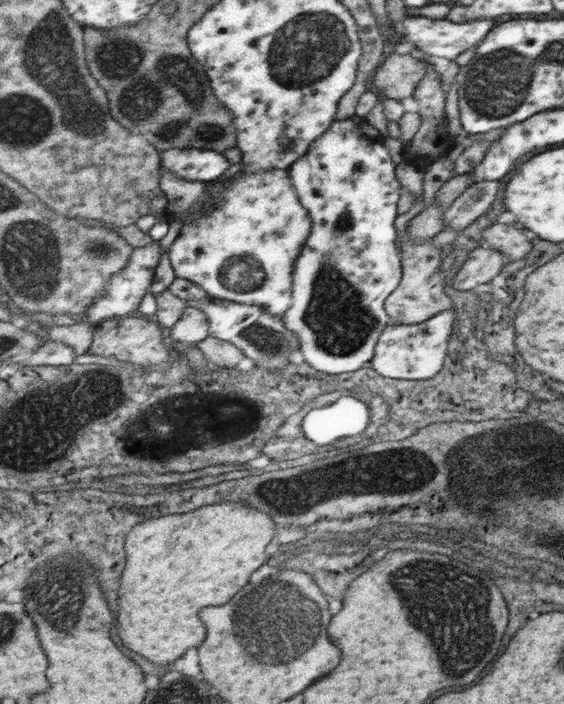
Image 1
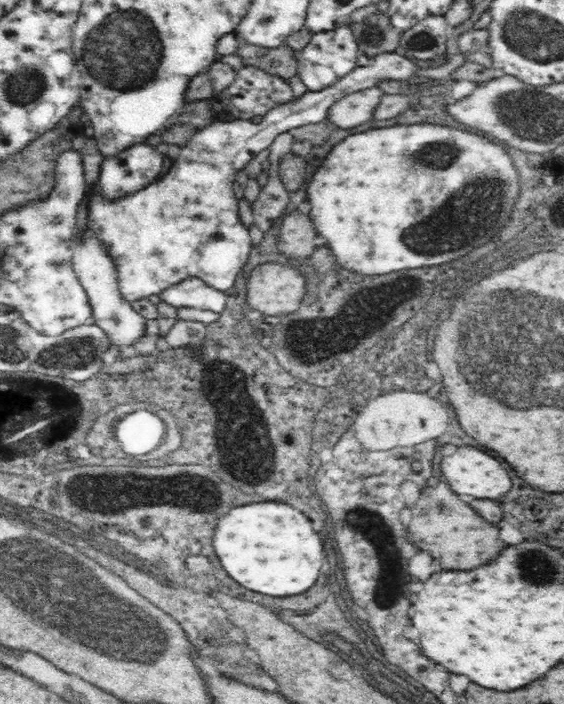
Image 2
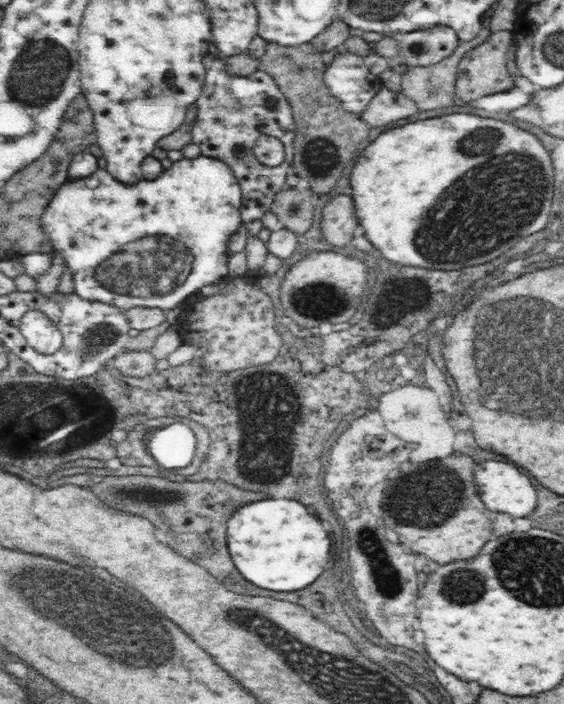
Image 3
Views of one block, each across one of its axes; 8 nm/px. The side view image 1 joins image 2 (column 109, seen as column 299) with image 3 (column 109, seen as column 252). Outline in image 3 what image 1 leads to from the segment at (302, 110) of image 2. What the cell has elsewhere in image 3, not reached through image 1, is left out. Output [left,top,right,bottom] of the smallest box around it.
[37,155,244,311]

